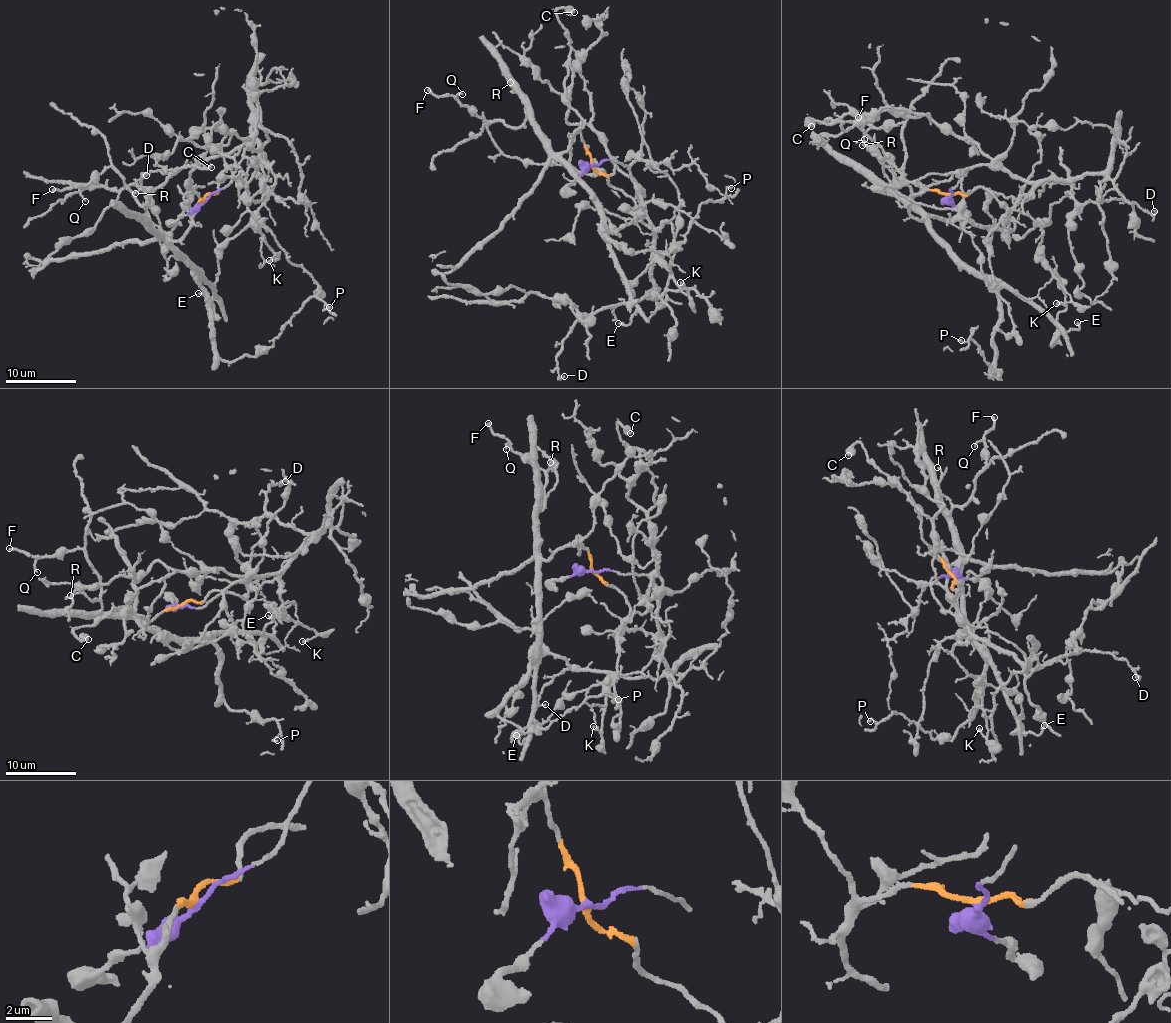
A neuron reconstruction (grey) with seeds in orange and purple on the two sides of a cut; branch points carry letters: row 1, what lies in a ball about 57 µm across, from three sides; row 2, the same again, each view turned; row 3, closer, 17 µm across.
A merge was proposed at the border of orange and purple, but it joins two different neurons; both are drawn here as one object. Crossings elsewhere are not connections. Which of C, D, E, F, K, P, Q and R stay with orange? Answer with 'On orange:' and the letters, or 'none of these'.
On orange: C, E, F, P, Q, R

